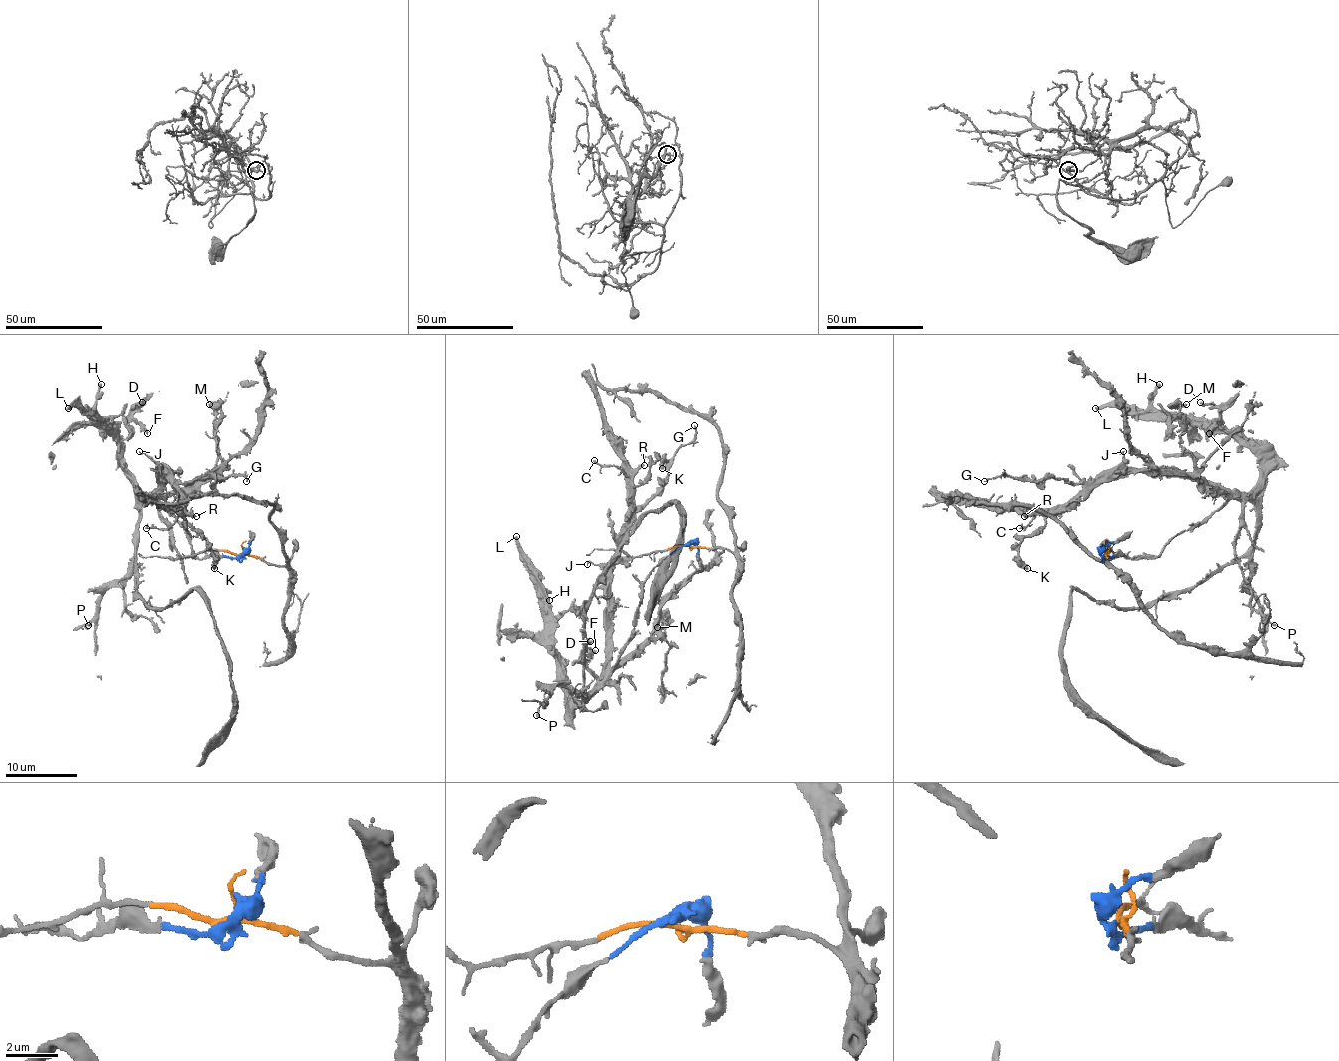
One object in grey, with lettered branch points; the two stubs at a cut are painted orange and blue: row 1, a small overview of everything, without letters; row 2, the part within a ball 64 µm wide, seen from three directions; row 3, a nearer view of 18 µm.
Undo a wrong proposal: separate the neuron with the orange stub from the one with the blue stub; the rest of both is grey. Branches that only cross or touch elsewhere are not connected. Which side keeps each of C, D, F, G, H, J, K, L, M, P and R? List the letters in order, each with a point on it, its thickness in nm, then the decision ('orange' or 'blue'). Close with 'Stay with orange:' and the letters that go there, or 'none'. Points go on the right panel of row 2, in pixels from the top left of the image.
C: place (1019, 528); calibre 190 nm; blue
D: place (1200, 402); calibre 200 nm; blue
F: place (1209, 433); calibre 220 nm; blue
G: place (984, 481); calibre 150 nm; blue
H: place (1159, 384); calibre 280 nm; blue
J: place (1123, 451); calibre 120 nm; blue
K: place (1027, 568); calibre 400 nm; blue
L: place (1095, 408); calibre 280 nm; blue
M: place (1186, 404); calibre 260 nm; blue
P: place (1274, 625); calibre 190 nm; blue
R: place (1024, 516); calibre 200 nm; blue
Stay with orange: none

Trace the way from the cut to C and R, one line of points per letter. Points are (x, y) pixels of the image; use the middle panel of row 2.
C: (687, 545), (653, 568), (628, 644), (610, 665), (610, 564), (626, 523), (630, 478), (615, 465), (594, 460)
R: (687, 545), (653, 568), (628, 644), (610, 665), (610, 564), (626, 523), (630, 478), (644, 465)

